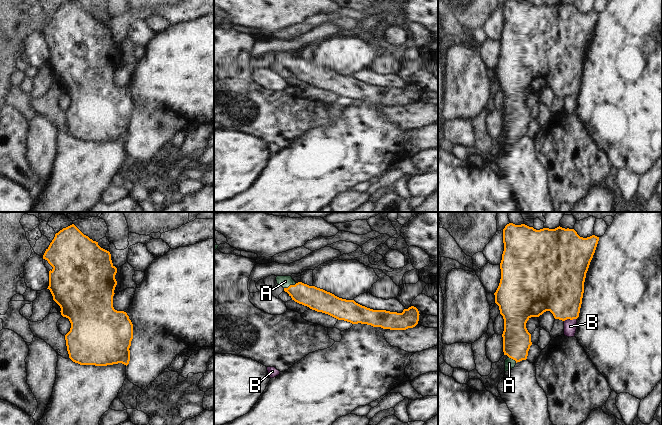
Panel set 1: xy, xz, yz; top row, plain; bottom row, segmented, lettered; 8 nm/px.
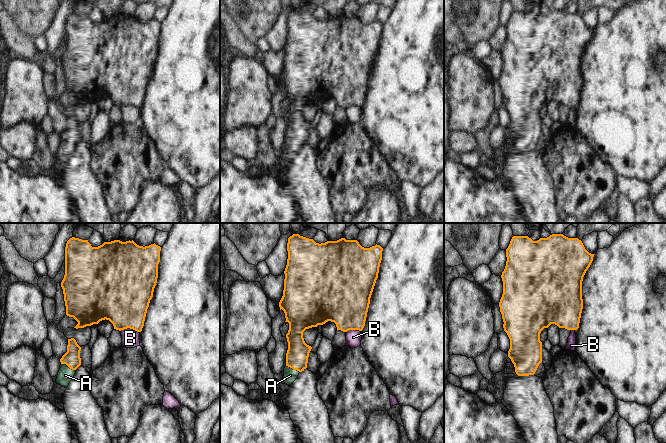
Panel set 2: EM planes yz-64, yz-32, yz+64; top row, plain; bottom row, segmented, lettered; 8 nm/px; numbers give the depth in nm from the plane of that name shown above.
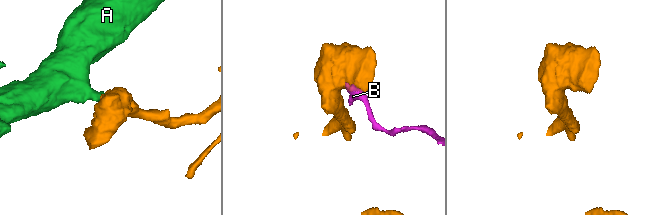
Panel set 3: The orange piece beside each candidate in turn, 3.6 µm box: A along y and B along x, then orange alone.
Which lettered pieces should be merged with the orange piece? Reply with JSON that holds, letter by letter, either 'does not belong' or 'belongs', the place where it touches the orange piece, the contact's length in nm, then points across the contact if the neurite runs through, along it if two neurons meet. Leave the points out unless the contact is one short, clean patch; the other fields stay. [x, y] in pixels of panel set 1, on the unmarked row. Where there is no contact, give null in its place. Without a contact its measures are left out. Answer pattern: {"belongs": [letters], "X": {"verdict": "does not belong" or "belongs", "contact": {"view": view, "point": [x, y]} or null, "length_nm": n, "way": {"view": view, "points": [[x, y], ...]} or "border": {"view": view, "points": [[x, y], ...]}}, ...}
{"belongs": ["A"], "A": {"verdict": "belongs", "contact": {"view": "xz", "point": [290, 61]}, "length_nm": 110, "way": {"view": "xz", "points": [[317, 75], [300, 69], [290, 61], [285, 57]]}}, "B": {"verdict": "does not belong", "contact": {"view": "yz", "point": [570, 95]}, "length_nm": 110, "border": {"view": "yz", "points": [[576, 94], [564, 97]]}}}

